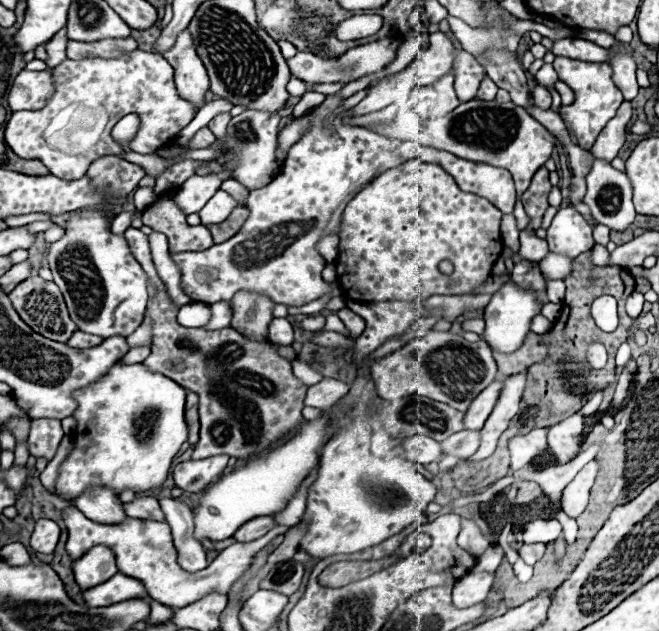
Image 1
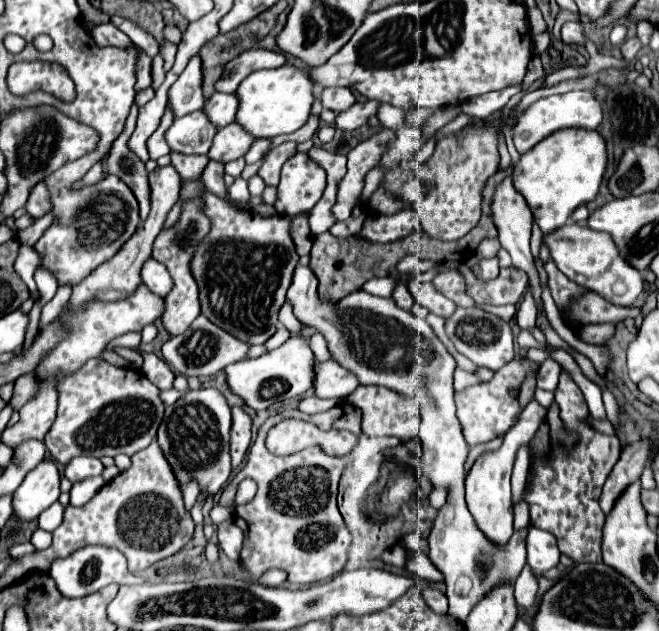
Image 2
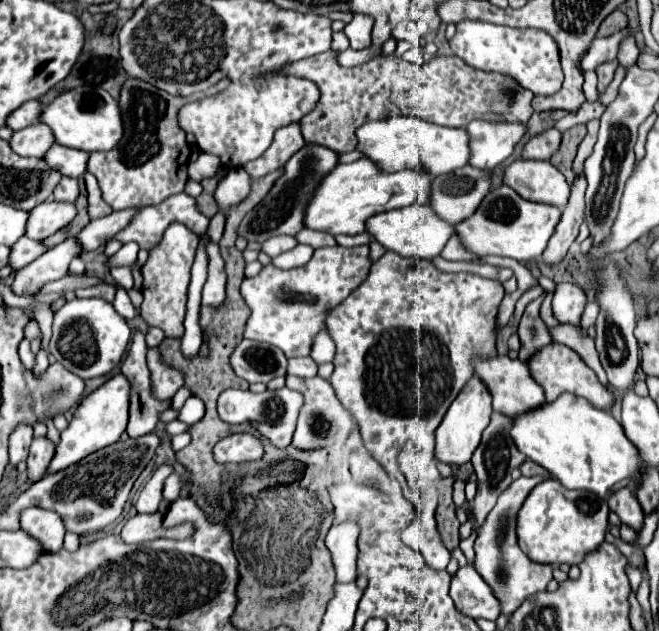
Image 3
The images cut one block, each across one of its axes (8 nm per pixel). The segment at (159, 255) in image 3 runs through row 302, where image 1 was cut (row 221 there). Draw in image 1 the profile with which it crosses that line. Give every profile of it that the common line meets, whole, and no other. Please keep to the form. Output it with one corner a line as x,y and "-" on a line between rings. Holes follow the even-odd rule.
172,196
148,206
142,214
142,224
166,234
172,252
206,250
214,244
206,226
190,226
186,222
186,214
174,204

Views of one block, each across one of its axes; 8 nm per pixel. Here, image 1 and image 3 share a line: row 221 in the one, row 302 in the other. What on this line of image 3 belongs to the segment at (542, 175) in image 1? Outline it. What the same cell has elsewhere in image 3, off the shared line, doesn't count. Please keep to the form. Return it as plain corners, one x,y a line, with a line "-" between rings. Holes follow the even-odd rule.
544,294
526,306
520,326
518,326
518,336
520,336
520,344
522,344
522,348
520,348
522,362
528,362
540,348
544,348
552,342
550,330
544,324
544,320
540,318
542,300
544,300

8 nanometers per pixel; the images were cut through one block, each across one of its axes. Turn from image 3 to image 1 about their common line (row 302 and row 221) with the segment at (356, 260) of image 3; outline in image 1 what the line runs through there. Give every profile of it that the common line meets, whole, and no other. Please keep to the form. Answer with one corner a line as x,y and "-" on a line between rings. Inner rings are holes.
326,96
316,110
312,130
290,146
280,174
266,188
248,194
246,208
250,210
250,218
244,222
242,232
204,252
170,252
182,272
180,286
194,302
226,302
232,308
230,300
234,294
248,290
270,296
274,304
304,306
330,292
330,284
322,280
326,262
316,252
316,242
326,234
338,234
346,204
374,176
406,160
424,156
424,148
414,142
386,138
362,126
344,126
342,122
350,118
346,112
332,124
336,134
328,136
322,120
340,104
340,98

